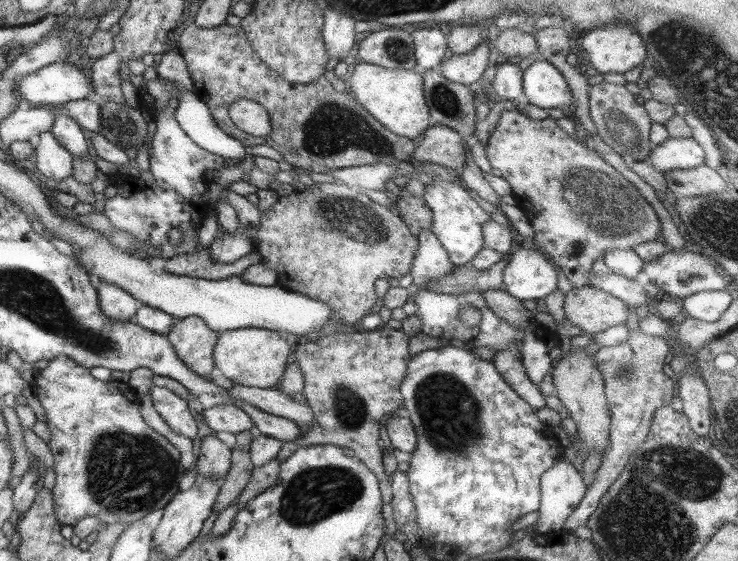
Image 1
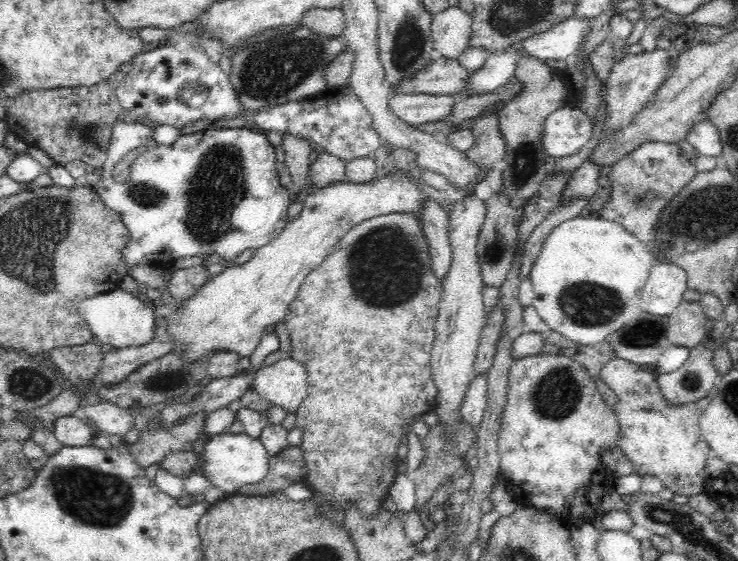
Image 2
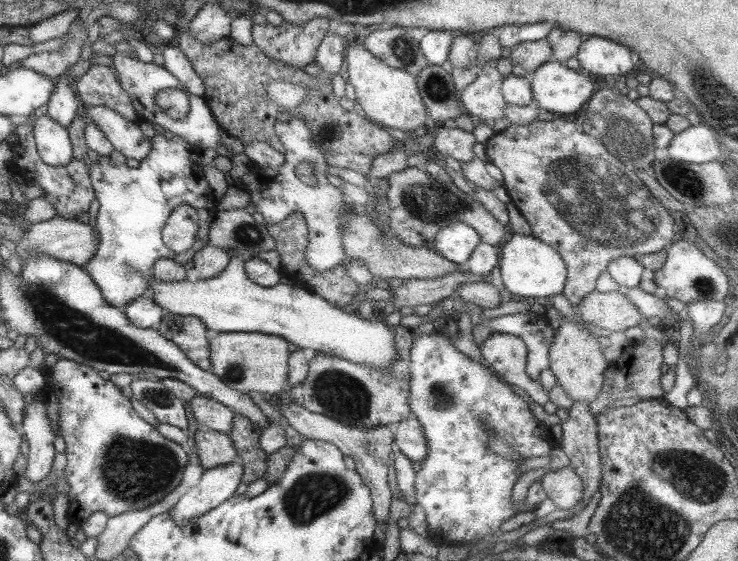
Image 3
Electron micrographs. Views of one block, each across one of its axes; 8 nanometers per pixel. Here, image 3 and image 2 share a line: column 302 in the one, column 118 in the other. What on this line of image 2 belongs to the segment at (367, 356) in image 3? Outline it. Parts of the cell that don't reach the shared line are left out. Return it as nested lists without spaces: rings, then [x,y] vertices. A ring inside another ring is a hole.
[[[120,287],[112,292],[96,294],[86,300],[82,300],[78,305],[80,315],[88,324],[89,330],[96,336],[99,344],[111,344],[115,349],[144,346],[155,337],[157,312],[150,304],[145,304],[142,297],[134,297],[131,292],[125,291]]]

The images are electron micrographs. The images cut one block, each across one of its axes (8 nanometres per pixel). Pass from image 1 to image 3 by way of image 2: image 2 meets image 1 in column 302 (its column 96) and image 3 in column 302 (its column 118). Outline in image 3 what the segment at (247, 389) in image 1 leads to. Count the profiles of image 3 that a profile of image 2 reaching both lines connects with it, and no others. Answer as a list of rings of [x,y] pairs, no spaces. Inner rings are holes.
[[[291,403],[278,405],[282,416],[286,417],[288,424],[297,430],[303,440],[320,440],[337,446],[344,456],[351,456],[356,464],[356,472],[362,477],[365,485],[371,490],[373,500],[373,514],[376,522],[387,523],[390,518],[390,504],[392,493],[388,487],[388,465],[392,462],[395,449],[395,436],[384,426],[363,429],[345,425],[343,422],[328,418],[323,414],[316,414],[302,408],[299,404]]]

